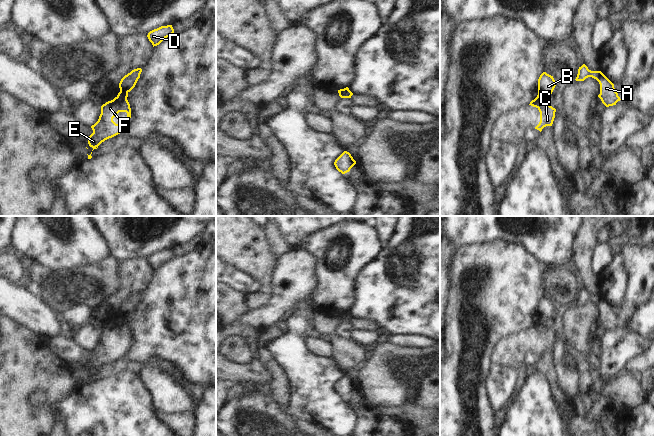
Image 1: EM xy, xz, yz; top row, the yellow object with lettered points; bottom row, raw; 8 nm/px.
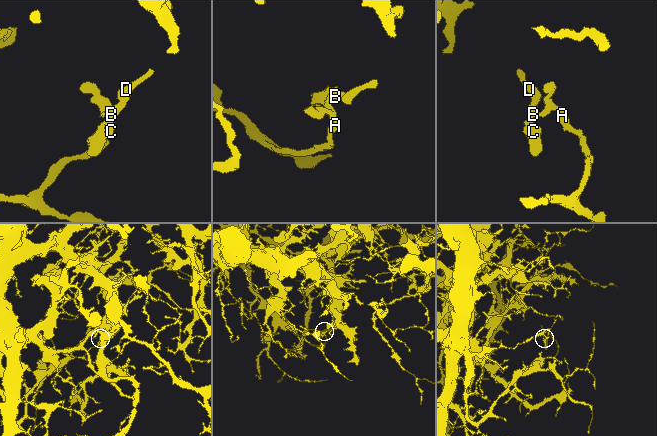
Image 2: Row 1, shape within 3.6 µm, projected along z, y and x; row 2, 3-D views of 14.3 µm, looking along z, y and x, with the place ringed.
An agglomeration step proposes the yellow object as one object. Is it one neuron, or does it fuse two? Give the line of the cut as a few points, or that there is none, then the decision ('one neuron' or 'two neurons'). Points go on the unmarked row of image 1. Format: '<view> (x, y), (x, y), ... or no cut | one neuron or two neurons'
xy (117, 320), (126, 323) | two neurons

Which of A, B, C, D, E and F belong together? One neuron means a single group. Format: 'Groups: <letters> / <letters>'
Groups: A B D / C E F

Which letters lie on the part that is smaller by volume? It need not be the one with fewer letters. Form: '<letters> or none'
C, E, F

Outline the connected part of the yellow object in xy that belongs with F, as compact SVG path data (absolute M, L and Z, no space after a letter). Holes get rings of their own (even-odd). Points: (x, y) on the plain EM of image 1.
M115 321L113 324L106 326L101 330L101 338L98 345L91 350L93 357L86 361L90 371L97 373L98 370L105 364L112 362L129 350L129 343L131 342L131 332L127 323ZM119 336L127 337L127 344L122 348L116 348L113 342Z

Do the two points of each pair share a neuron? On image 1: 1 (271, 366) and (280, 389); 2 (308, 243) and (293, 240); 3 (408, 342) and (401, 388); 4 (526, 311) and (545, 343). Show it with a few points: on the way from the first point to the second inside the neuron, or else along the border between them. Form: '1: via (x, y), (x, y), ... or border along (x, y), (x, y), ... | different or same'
1: via (275, 372), (279, 383) | same
2: border along (321, 229), (308, 233), (302, 239), (299, 248) | different
3: border along (387, 340), (396, 345), (406, 347), (429, 347) | different
4: border along (535, 322), (525, 330), (512, 334) | different

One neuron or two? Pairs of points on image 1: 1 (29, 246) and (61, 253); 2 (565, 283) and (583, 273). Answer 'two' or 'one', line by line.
1: one
2: two

